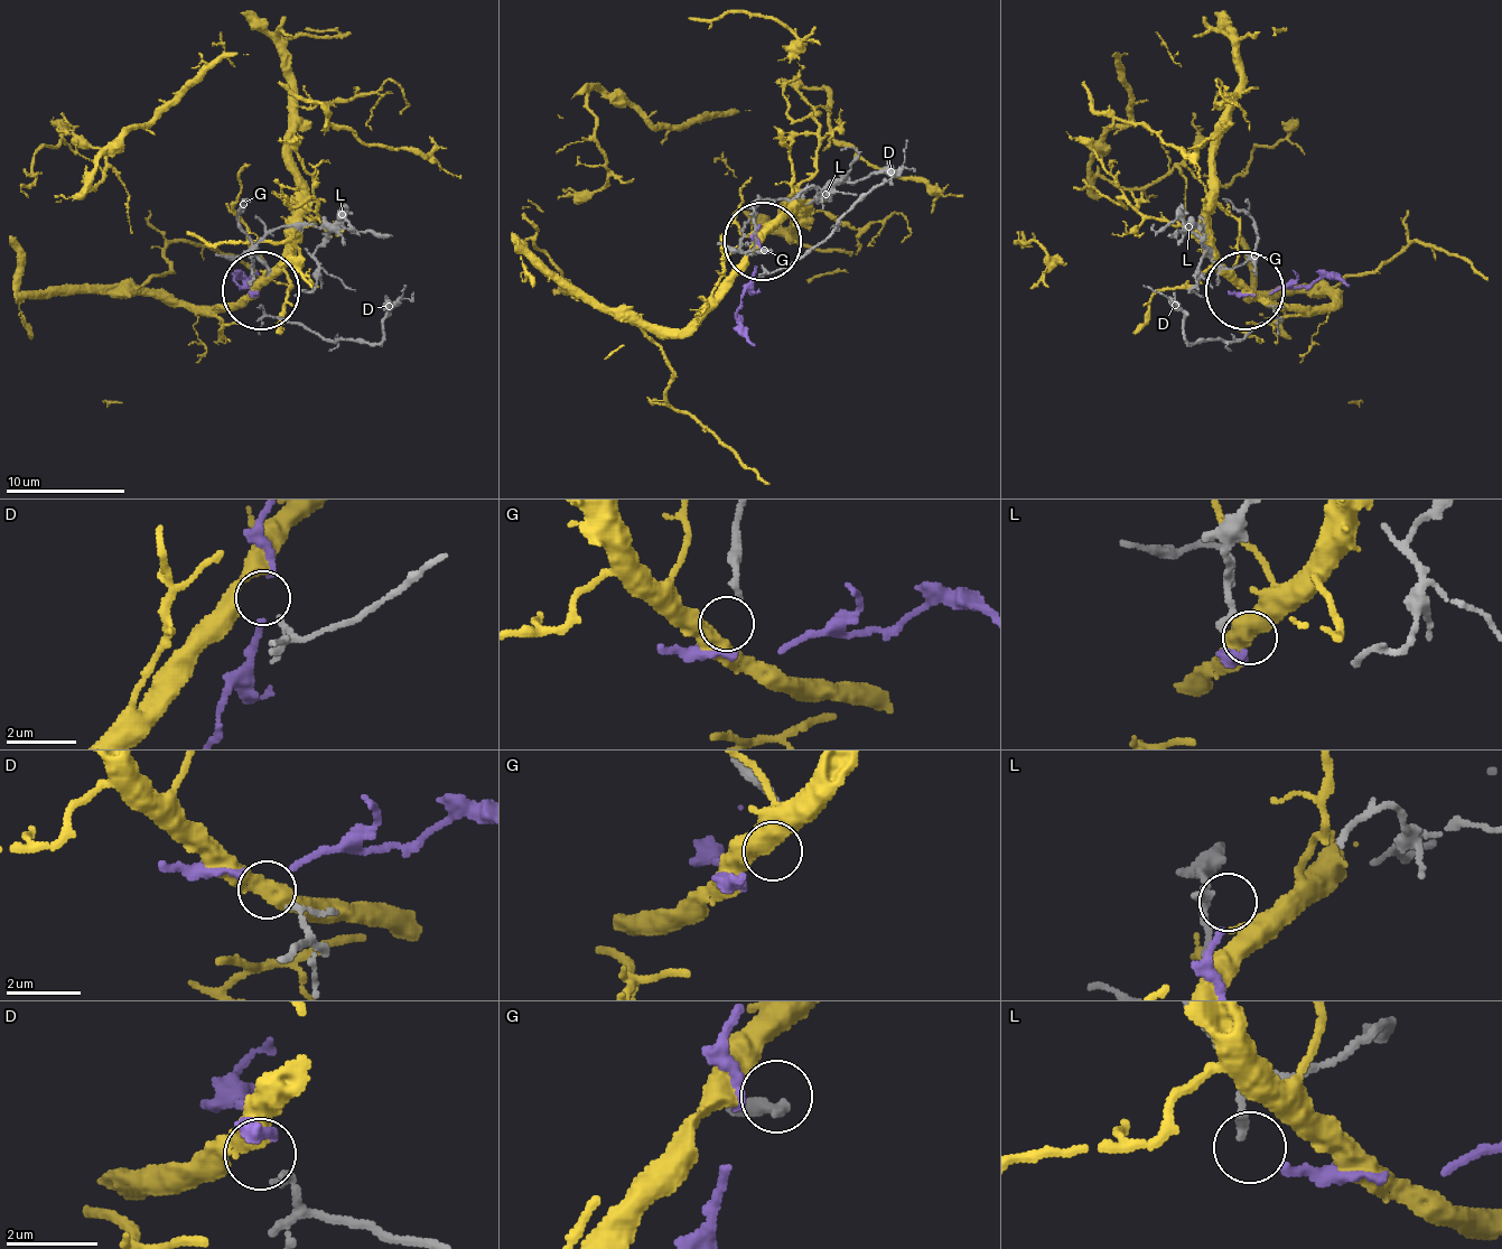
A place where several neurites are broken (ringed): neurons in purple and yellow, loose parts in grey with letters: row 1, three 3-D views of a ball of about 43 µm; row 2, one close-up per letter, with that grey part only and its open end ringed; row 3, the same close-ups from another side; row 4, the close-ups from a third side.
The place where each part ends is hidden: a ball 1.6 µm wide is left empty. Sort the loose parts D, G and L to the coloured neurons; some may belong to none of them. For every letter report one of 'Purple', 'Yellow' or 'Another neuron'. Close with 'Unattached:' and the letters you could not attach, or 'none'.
D: Yellow
G: Another neuron
L: Purple
Unattached: G

